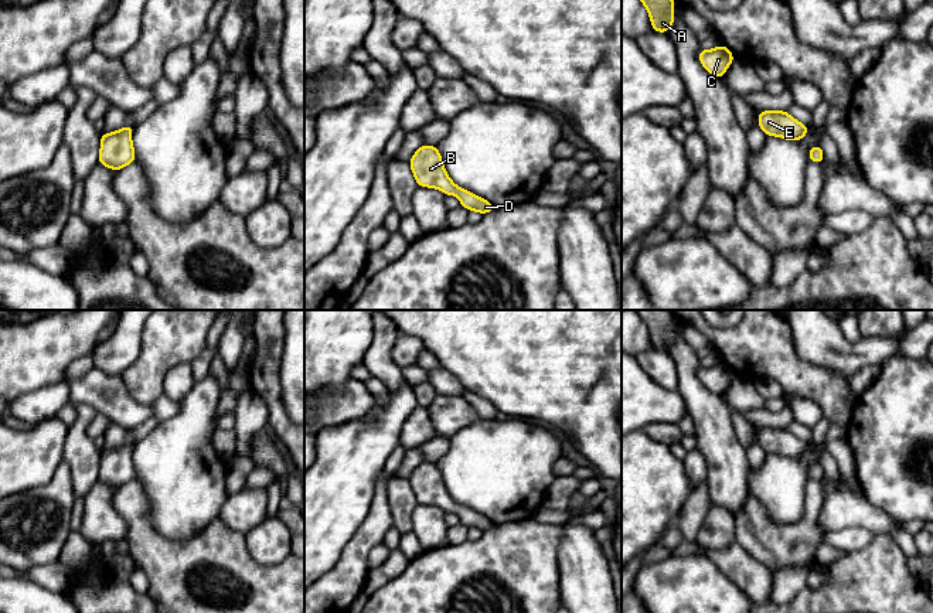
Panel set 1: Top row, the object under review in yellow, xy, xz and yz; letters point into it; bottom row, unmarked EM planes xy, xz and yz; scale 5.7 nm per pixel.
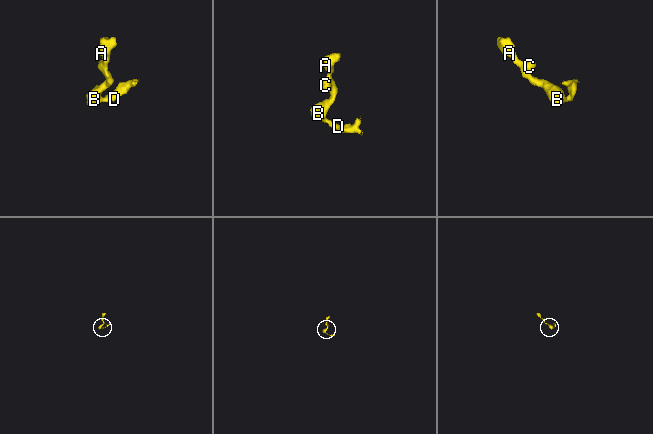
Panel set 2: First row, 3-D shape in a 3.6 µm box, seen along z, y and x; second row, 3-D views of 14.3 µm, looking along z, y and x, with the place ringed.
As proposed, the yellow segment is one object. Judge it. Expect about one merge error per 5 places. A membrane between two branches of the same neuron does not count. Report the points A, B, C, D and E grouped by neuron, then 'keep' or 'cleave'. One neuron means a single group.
groups A B C D E; keep

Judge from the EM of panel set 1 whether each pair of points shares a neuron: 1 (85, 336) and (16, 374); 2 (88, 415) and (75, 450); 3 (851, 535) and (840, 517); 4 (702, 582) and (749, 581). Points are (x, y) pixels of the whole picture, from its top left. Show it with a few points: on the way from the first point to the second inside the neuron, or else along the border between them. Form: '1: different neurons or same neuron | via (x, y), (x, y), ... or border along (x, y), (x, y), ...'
1: same neuron | via (68, 336), (53, 341), (33, 357)
2: same neuron | via (81, 424), (77, 432), (77, 442)
3: different neurons | border along (826, 531), (862, 527), (875, 535)
4: different neurons | border along (708, 558), (749, 598)

